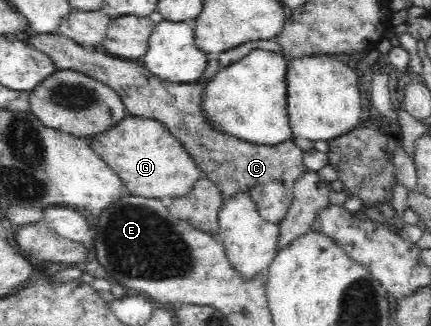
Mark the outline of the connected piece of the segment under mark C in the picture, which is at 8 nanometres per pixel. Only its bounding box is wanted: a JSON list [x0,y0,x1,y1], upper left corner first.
[18,32,308,225]

